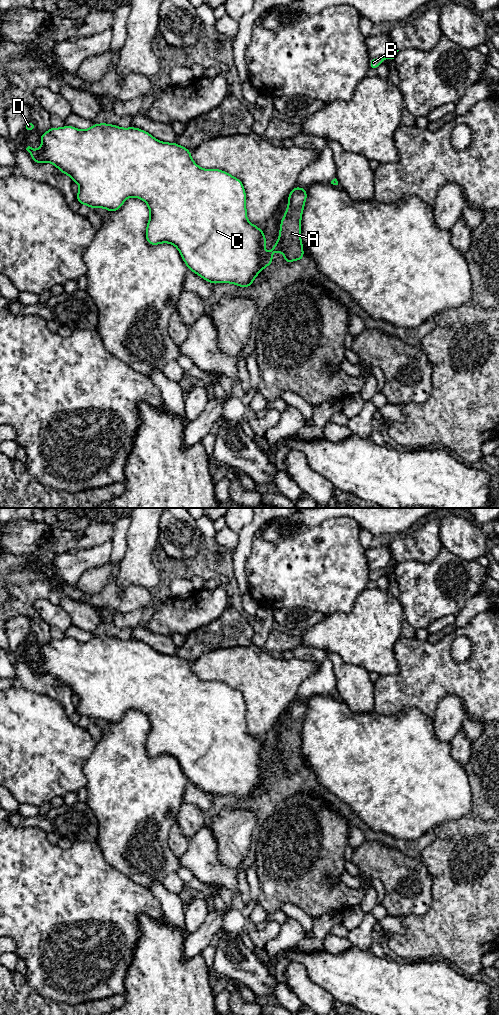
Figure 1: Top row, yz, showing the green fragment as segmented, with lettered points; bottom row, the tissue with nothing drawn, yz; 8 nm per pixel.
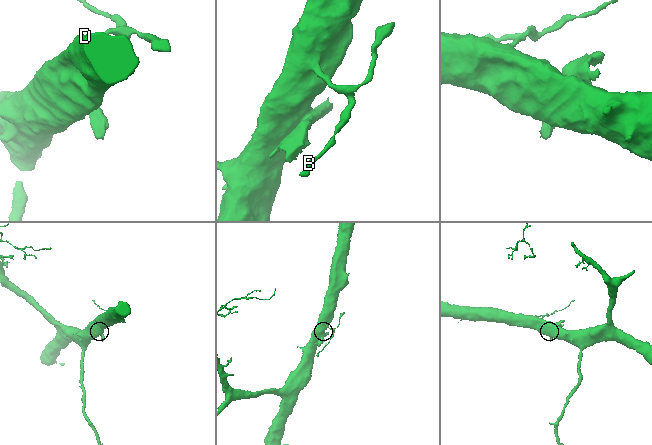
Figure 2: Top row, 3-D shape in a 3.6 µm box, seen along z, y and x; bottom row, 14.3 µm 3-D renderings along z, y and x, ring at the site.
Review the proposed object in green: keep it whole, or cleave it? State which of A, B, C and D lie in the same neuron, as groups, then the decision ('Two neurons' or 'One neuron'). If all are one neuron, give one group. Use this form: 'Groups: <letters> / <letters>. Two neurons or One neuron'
Groups: A / B C D. Two neurons

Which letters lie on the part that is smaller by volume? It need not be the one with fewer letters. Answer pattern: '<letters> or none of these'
A

